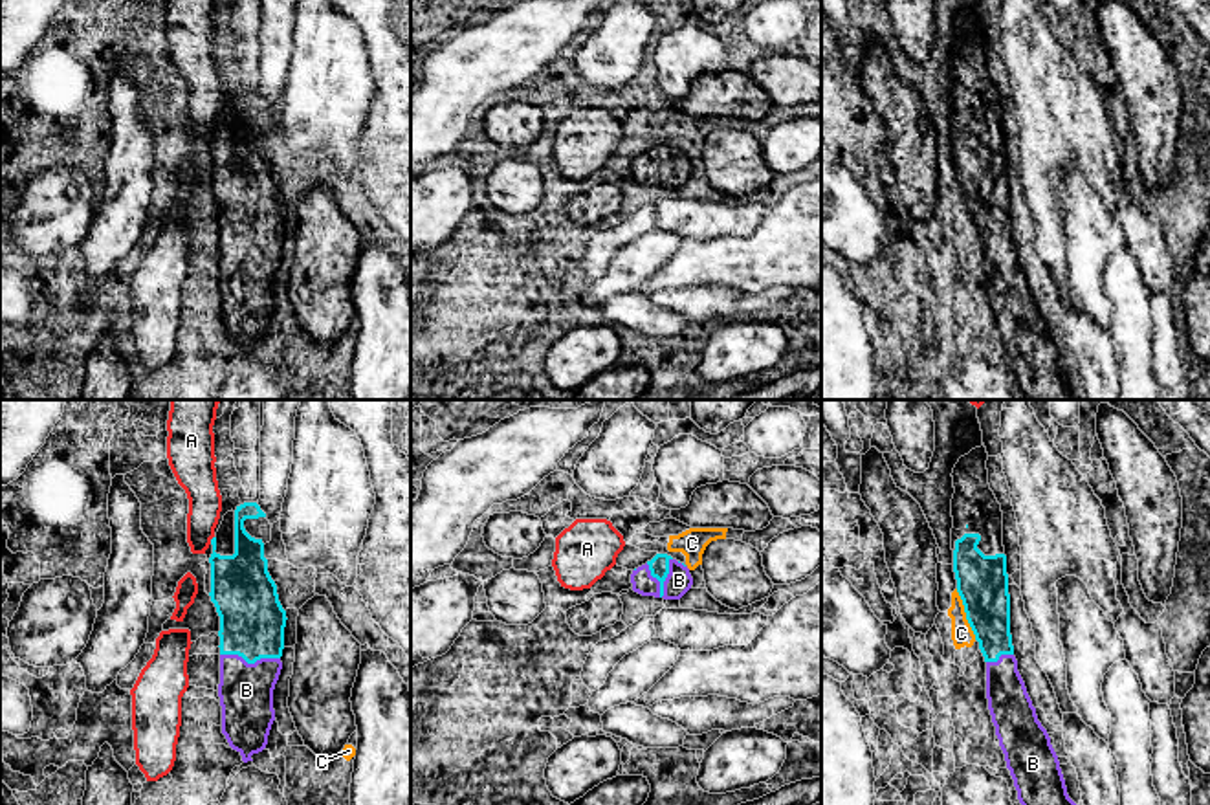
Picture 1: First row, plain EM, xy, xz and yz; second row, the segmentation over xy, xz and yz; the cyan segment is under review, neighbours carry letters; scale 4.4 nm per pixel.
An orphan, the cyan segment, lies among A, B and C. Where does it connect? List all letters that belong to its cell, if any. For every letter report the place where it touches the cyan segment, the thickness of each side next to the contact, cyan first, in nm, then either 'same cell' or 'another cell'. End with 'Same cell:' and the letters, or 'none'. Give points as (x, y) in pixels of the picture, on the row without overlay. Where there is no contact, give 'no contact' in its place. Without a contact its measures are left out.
A: meets cyan in xy at (211, 129); 280 nm thick on the cyan side, 150 nm on the other; another cell
B: meets cyan in xz at (666, 165); 90 nm thick on the cyan side, 120 nm on the other; same cell
C: meets cyan in yz at (967, 204); 220 nm thick on the cyan side, 100 nm on the other; another cell
Same cell: B

